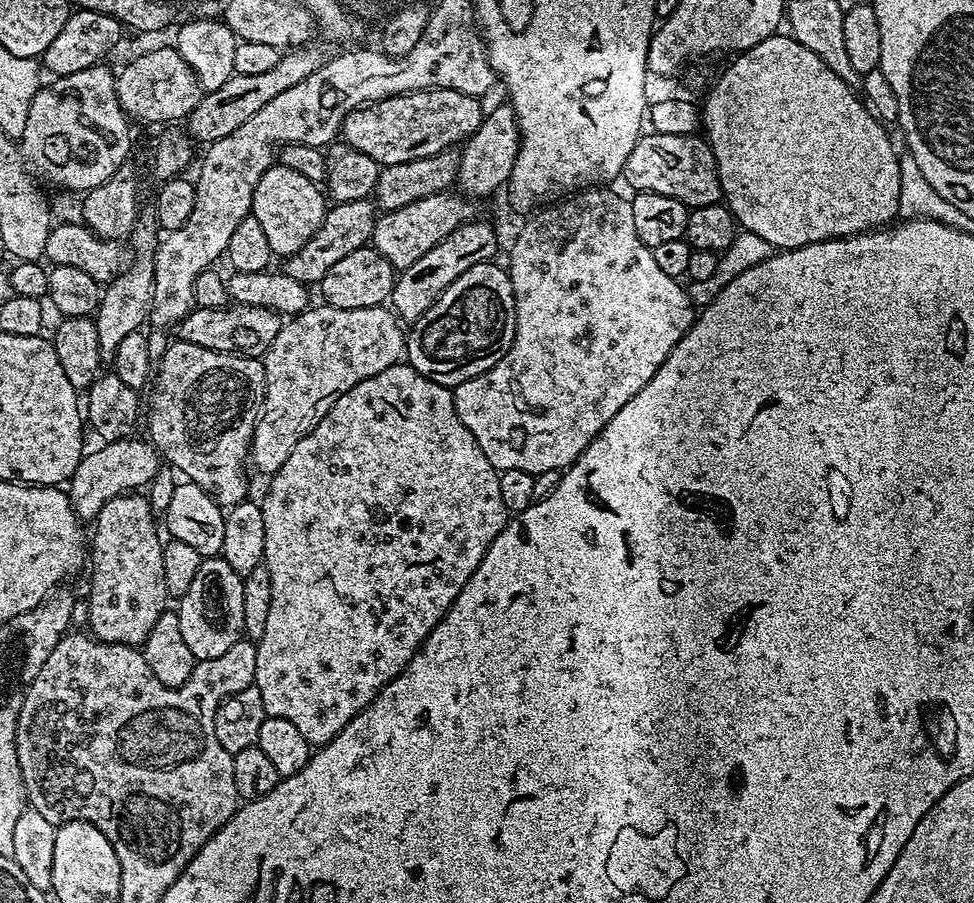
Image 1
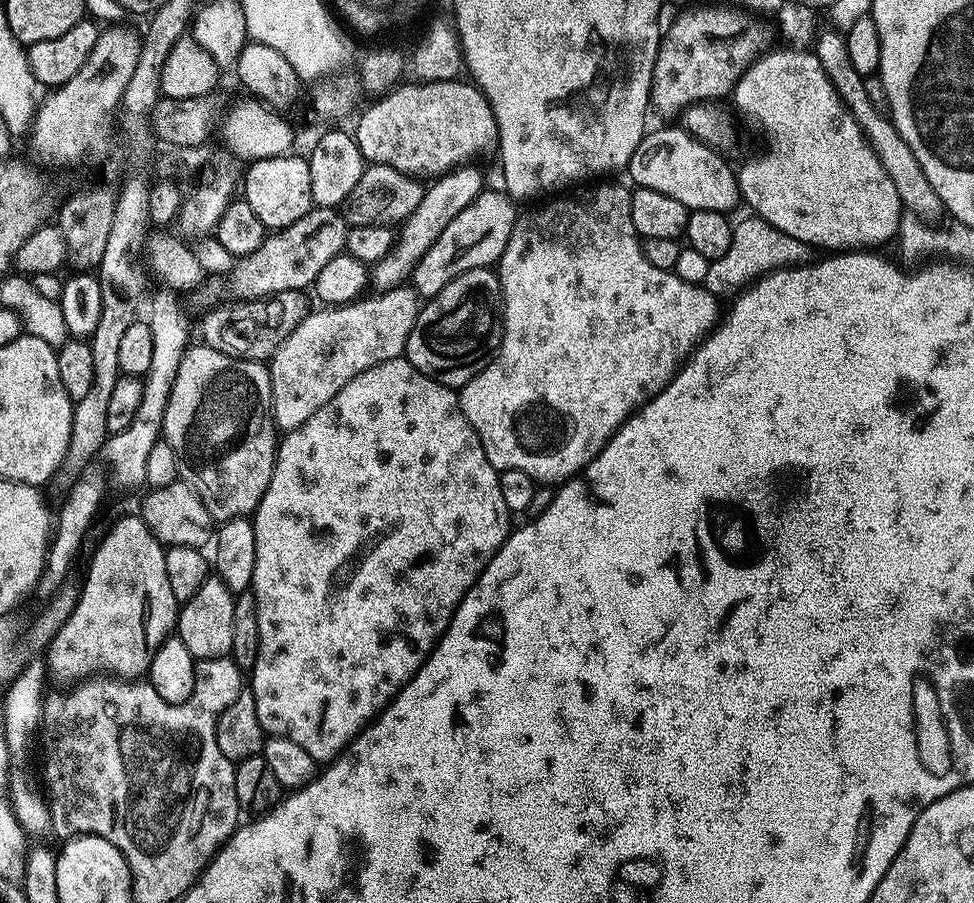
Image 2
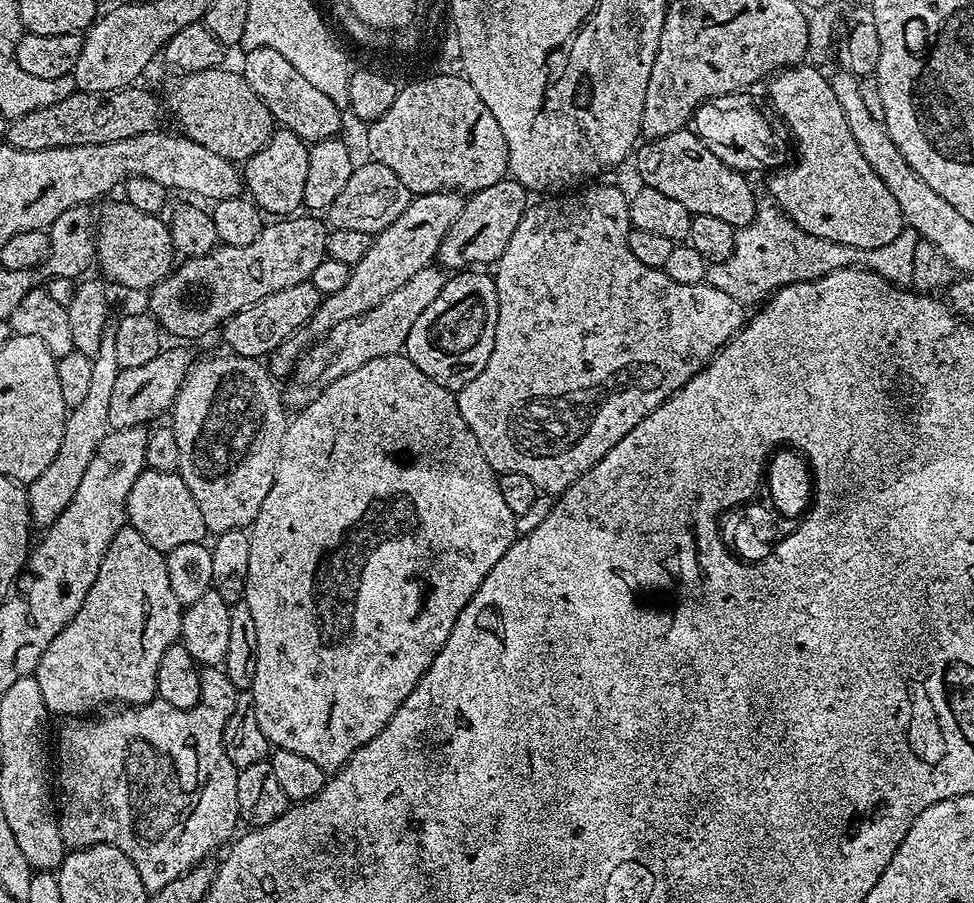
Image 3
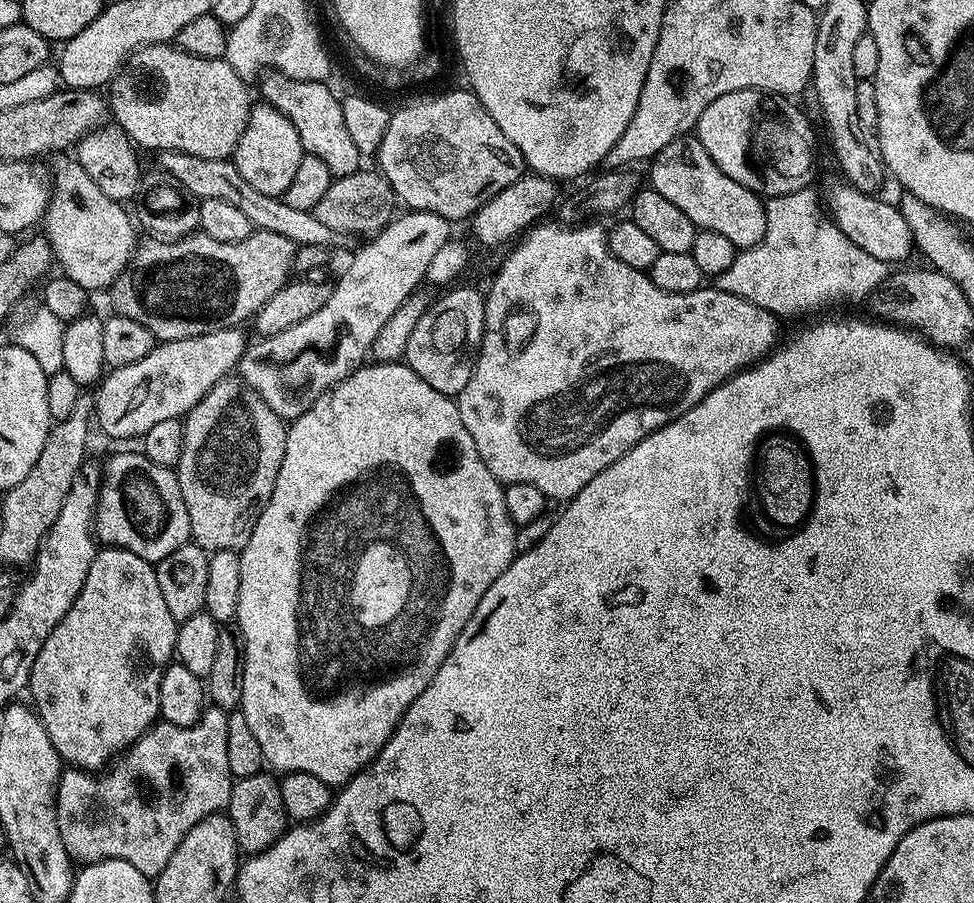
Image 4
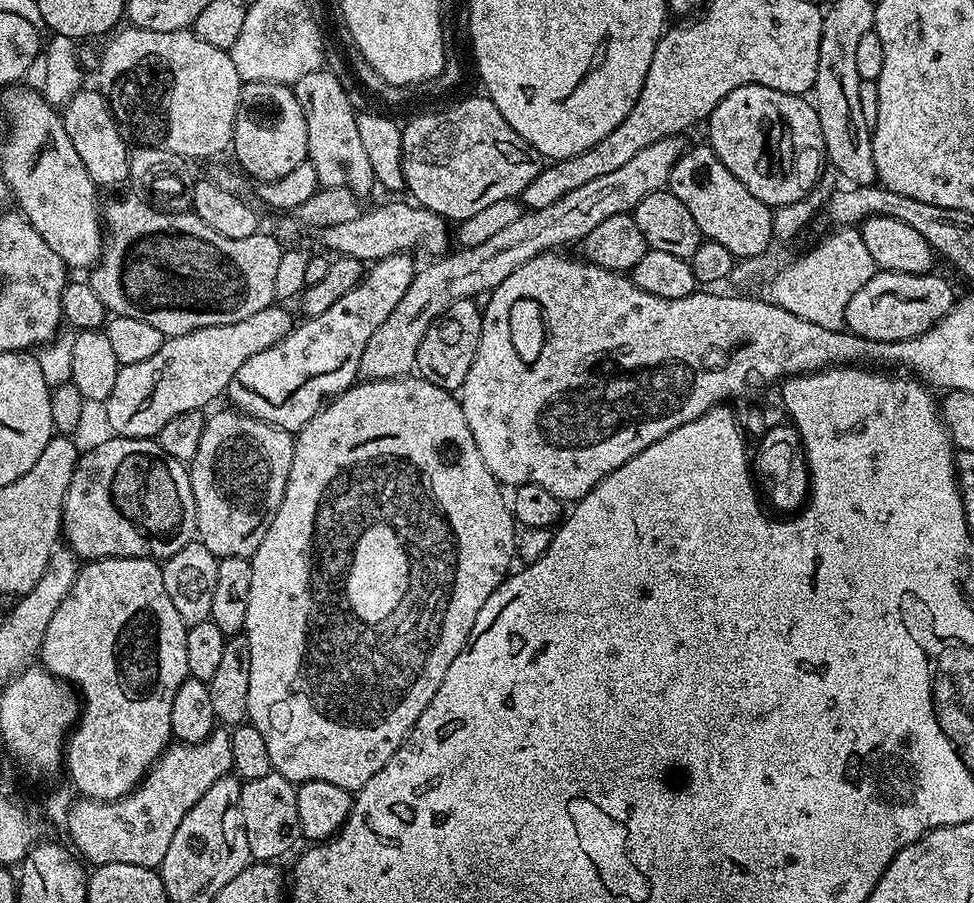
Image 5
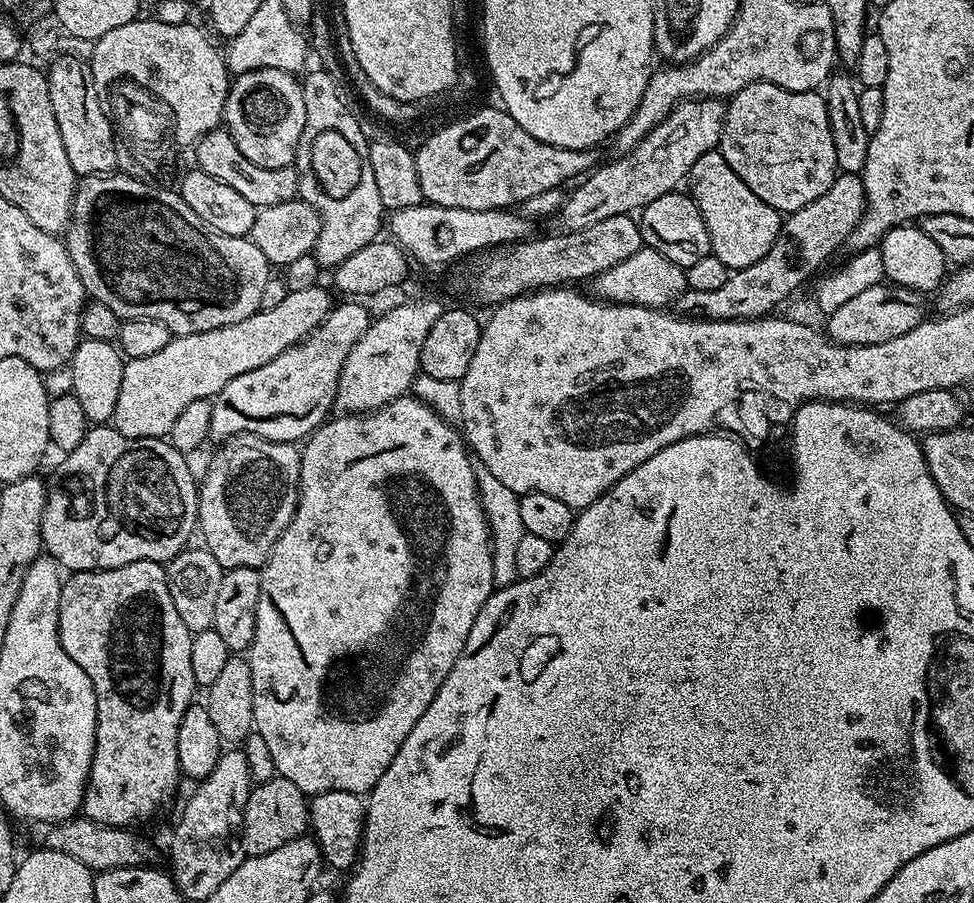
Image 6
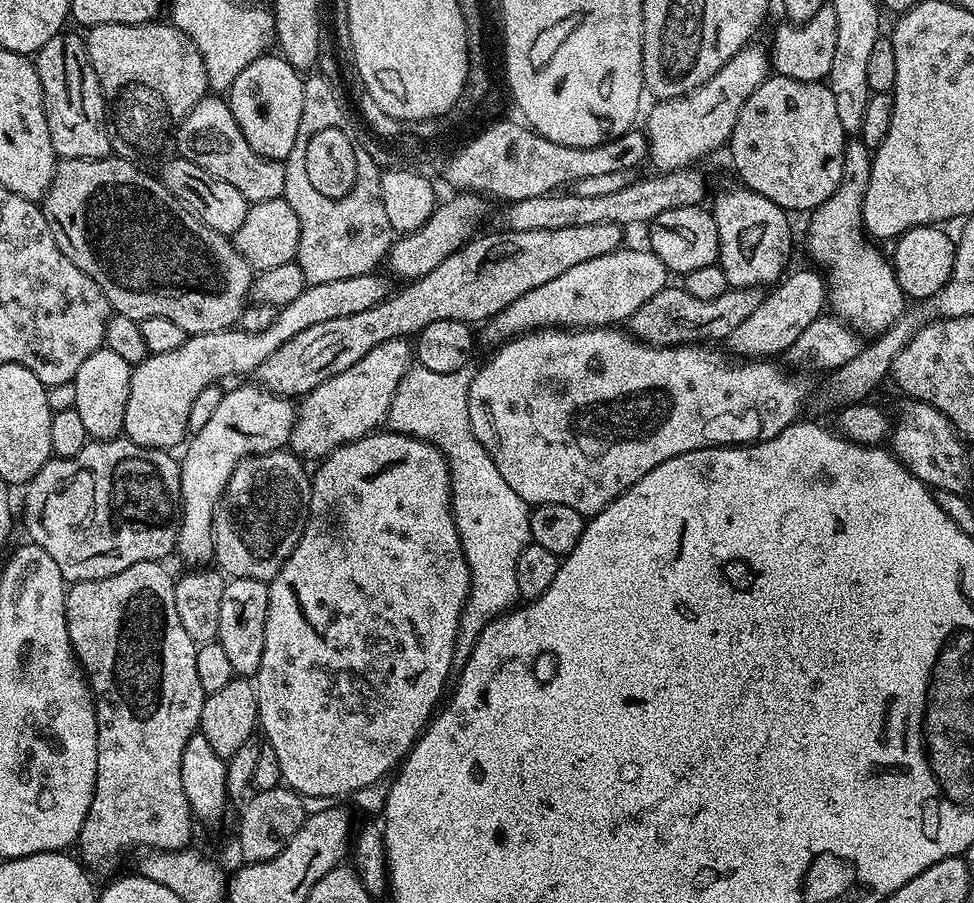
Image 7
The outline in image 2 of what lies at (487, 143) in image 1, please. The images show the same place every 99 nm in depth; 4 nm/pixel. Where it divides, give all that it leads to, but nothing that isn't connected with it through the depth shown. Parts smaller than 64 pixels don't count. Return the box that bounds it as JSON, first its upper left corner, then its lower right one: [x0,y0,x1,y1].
[374,167,485,289]

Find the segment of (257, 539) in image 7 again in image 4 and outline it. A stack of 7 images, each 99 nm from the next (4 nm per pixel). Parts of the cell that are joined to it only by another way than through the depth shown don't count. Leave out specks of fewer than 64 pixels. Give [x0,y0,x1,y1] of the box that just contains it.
[174,374,288,554]

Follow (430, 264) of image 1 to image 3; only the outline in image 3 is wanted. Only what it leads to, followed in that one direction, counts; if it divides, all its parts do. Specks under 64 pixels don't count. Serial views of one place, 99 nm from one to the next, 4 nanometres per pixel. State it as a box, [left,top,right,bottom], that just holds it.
[439,178,530,270]

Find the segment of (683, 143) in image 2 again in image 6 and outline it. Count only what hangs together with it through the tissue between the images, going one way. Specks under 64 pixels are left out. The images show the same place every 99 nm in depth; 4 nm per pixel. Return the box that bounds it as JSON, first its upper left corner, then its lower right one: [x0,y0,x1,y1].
[687,150,782,270]

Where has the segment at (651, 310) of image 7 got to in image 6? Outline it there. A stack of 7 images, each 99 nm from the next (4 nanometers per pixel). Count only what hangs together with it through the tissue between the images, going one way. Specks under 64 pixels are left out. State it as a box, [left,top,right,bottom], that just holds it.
[675,172,867,320]

